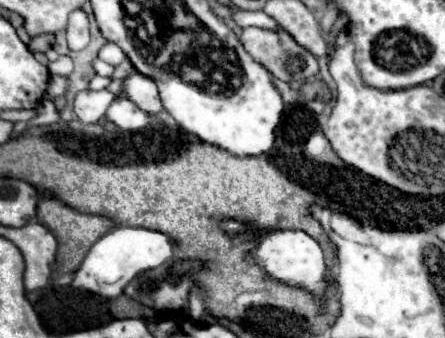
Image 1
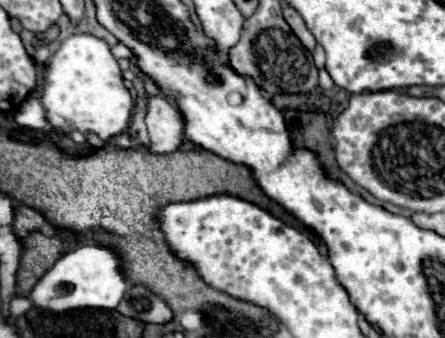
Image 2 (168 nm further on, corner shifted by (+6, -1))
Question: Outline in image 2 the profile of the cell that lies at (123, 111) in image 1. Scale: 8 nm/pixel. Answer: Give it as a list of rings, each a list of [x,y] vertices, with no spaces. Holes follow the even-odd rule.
[[[76,33],[62,41],[46,65],[40,103],[46,111],[46,121],[56,133],[94,133],[108,141],[122,133],[122,87],[122,69],[110,51],[110,45],[90,33]]]

